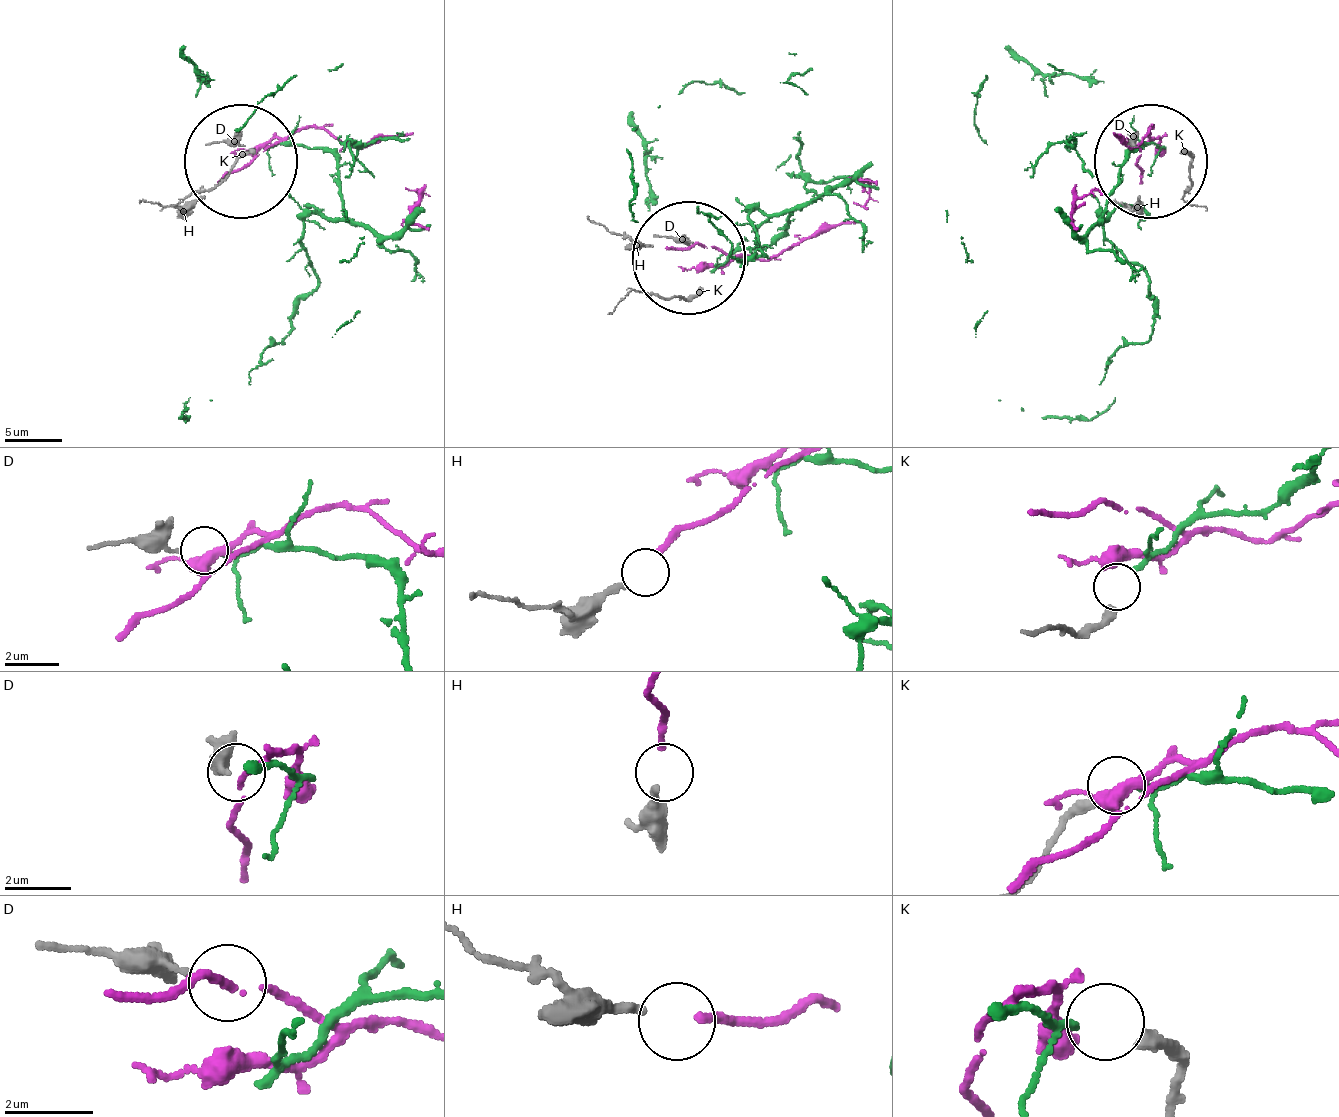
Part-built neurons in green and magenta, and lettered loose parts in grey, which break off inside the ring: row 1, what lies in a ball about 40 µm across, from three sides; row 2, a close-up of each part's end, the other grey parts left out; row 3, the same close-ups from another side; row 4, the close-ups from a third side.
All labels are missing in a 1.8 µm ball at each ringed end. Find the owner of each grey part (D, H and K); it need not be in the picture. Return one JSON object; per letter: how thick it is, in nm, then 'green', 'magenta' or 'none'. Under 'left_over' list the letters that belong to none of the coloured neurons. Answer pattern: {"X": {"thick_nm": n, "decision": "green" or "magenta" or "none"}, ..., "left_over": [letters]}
{"D": {"thick_nm": 240, "decision": "none"}, "H": {"thick_nm": 220, "decision": "magenta"}, "K": {"thick_nm": 340, "decision": "green"}, "left_over": ["D"]}

